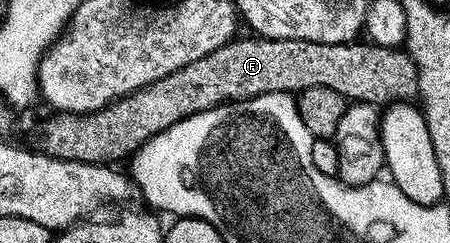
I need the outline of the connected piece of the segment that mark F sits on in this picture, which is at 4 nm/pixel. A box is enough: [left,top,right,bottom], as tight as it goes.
[36,35,417,165]

